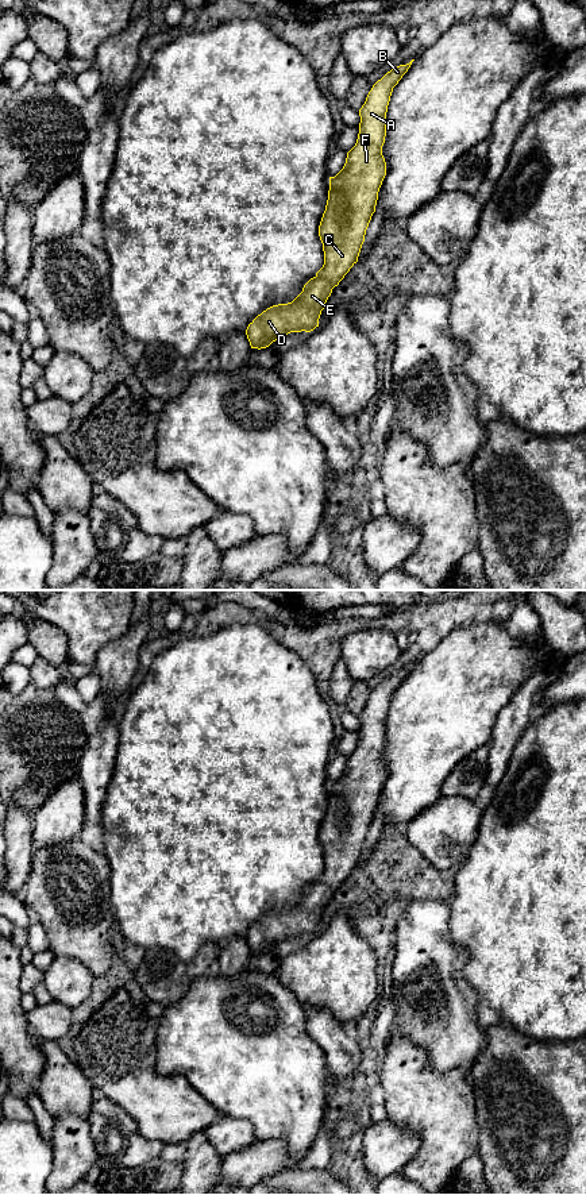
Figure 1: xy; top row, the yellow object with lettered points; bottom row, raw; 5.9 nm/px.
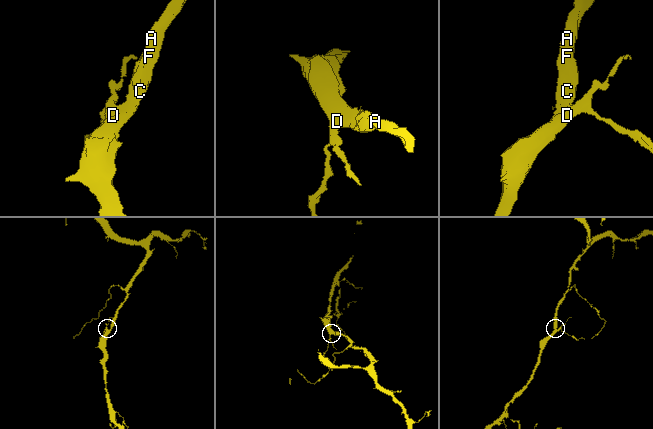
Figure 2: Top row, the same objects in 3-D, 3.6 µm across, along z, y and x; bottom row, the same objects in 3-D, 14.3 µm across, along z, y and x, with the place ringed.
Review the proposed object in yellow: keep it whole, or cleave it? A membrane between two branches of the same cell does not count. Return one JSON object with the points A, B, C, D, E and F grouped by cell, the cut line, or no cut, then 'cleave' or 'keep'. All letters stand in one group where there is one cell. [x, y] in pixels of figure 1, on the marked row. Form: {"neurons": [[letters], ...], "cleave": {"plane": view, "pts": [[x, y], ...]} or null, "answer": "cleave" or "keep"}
{"neurons": [["A", "B", "C", "D", "E", "F"]], "cleave": null, "answer": "keep"}

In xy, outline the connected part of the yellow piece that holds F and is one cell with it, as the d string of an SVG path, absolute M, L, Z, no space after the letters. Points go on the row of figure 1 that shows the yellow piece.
M413 61L393 68L369 92L359 109L356 143L347 153L343 169L329 177L328 200L319 225L324 265L292 302L273 305L248 324L246 335L251 348L266 348L290 332L311 332L319 327L321 311L332 289L358 262L386 176L382 146L388 105L393 88Z

